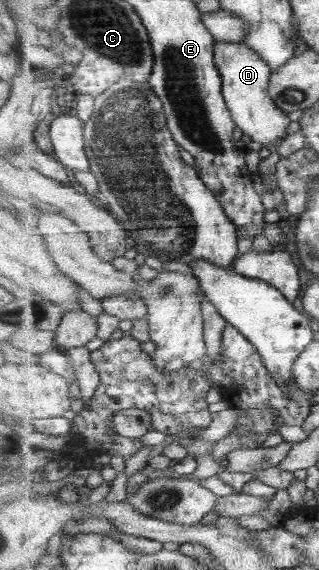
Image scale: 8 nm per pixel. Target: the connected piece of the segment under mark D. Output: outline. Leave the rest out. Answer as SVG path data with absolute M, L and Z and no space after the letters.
M222 41L215 42L215 63L223 77L223 95L225 100L228 101L228 108L231 109L231 115L236 124L243 129L252 141L267 143L280 140L277 143L277 148L280 148L281 142L288 136L286 134L288 134L290 118L288 117L288 112L284 112L275 103L275 100L272 100L269 92L273 72L271 64L264 60L256 49L246 43L227 43Z

